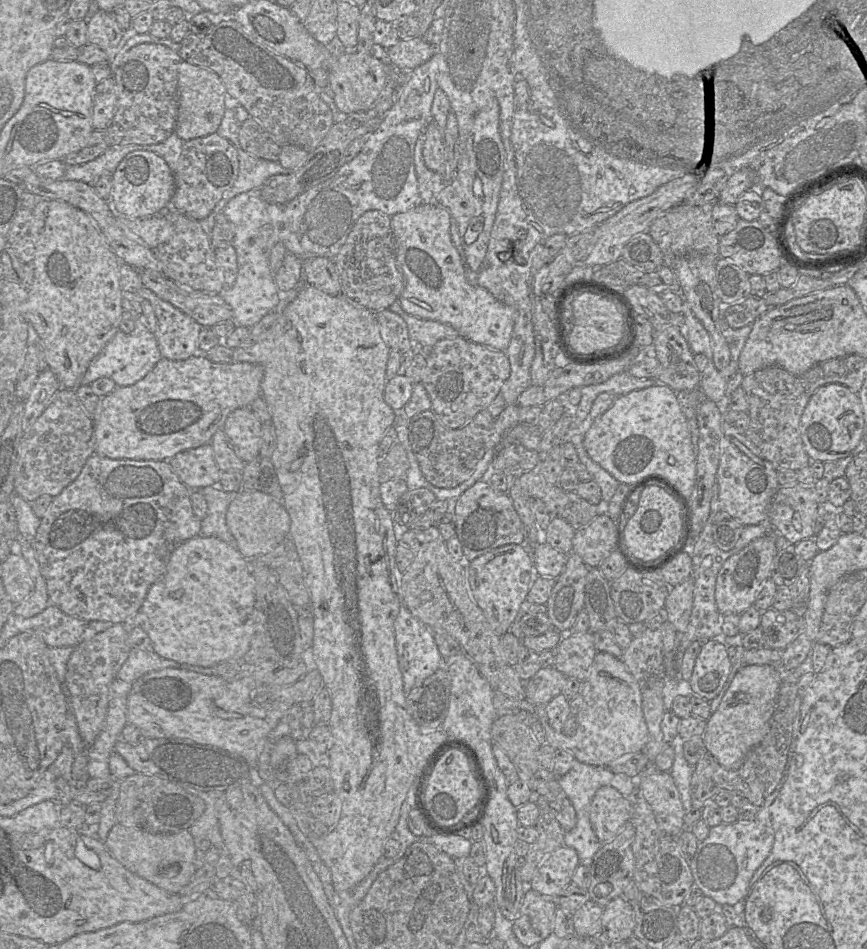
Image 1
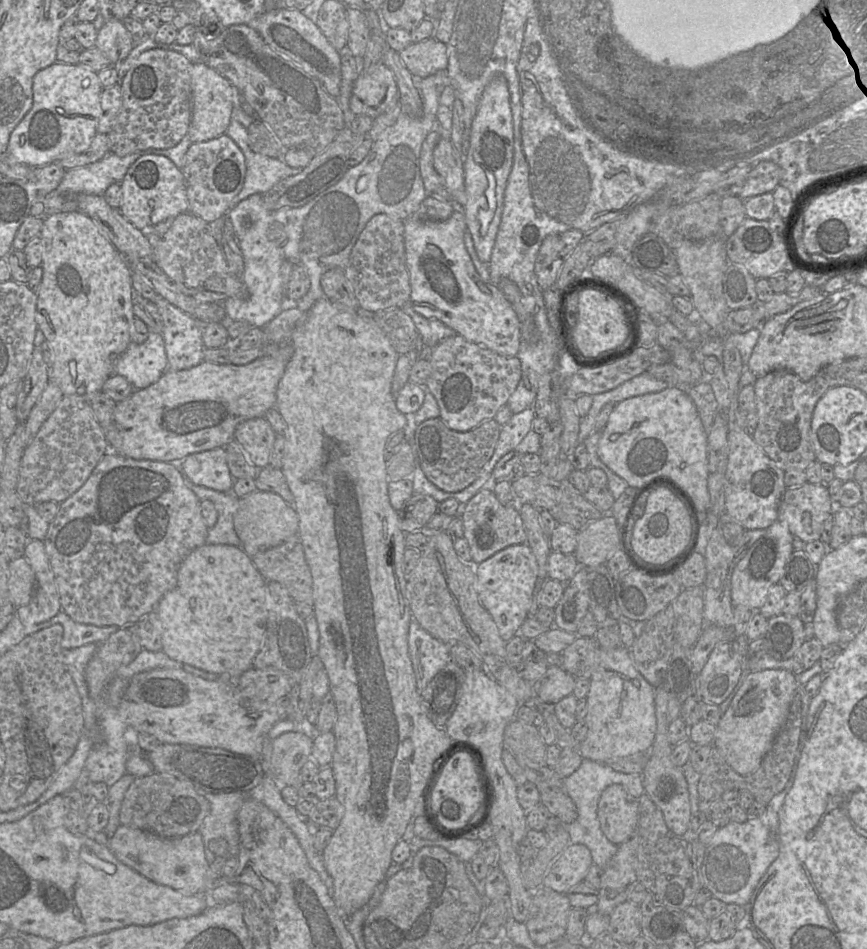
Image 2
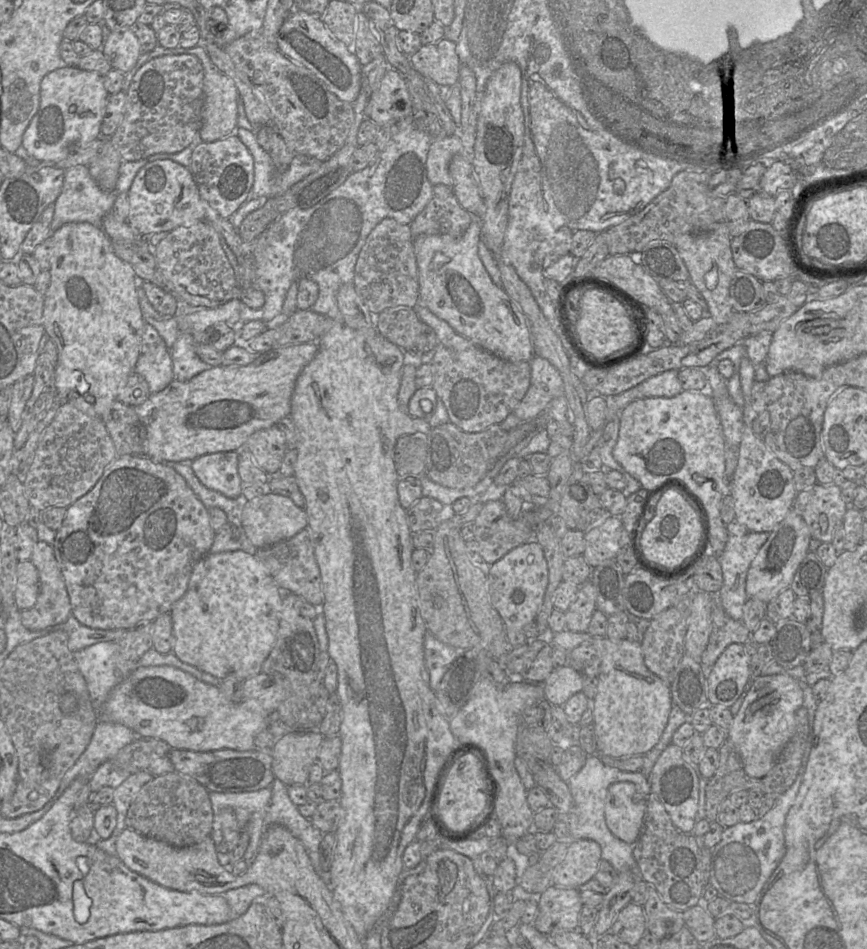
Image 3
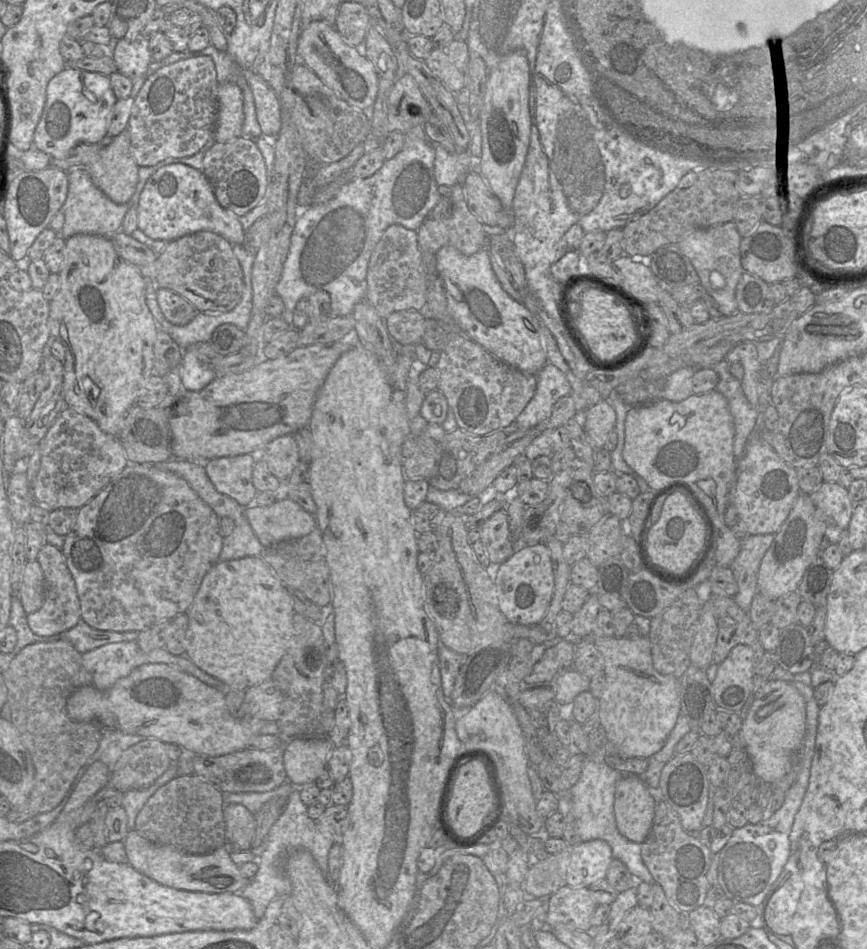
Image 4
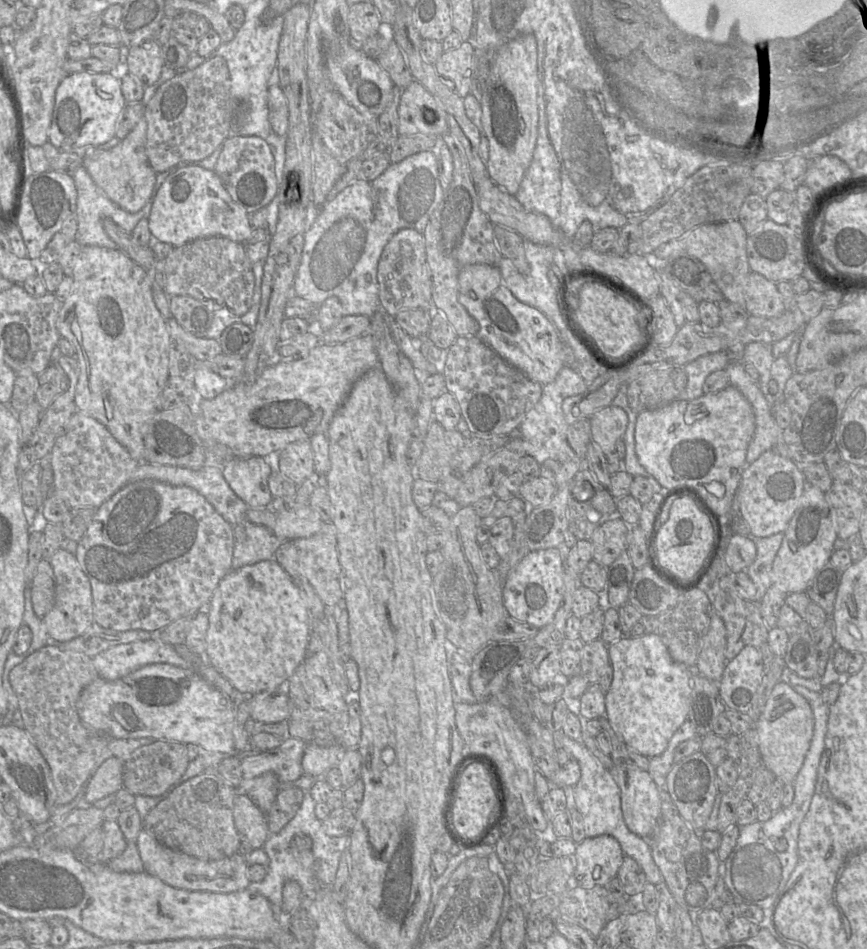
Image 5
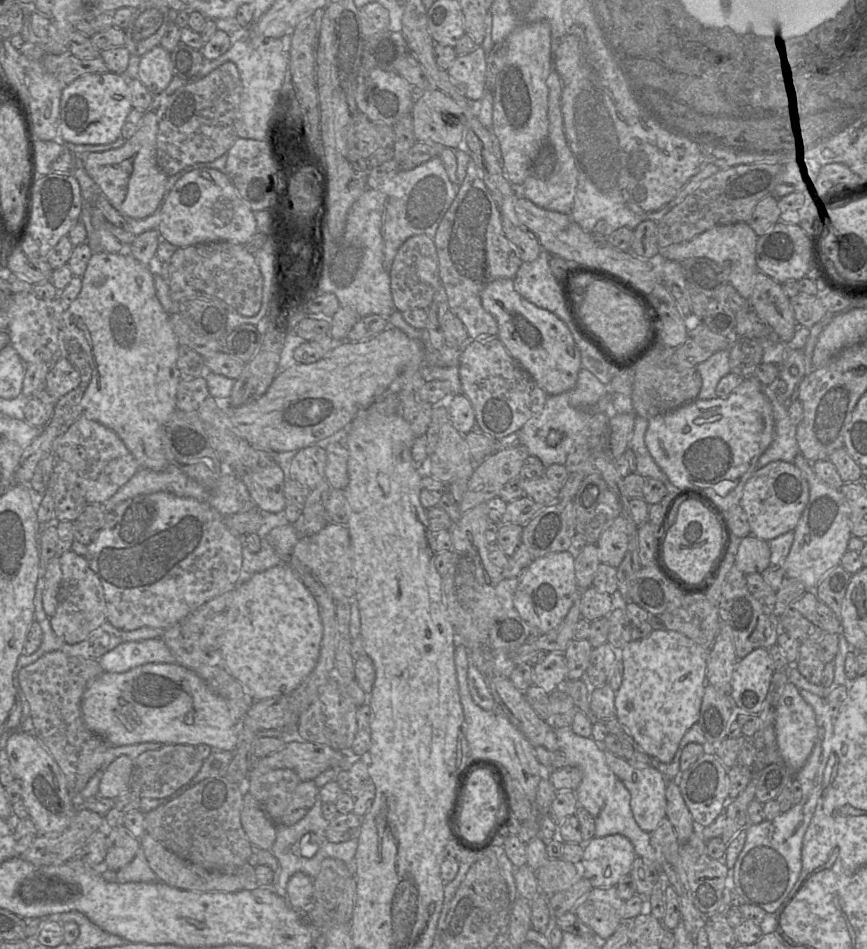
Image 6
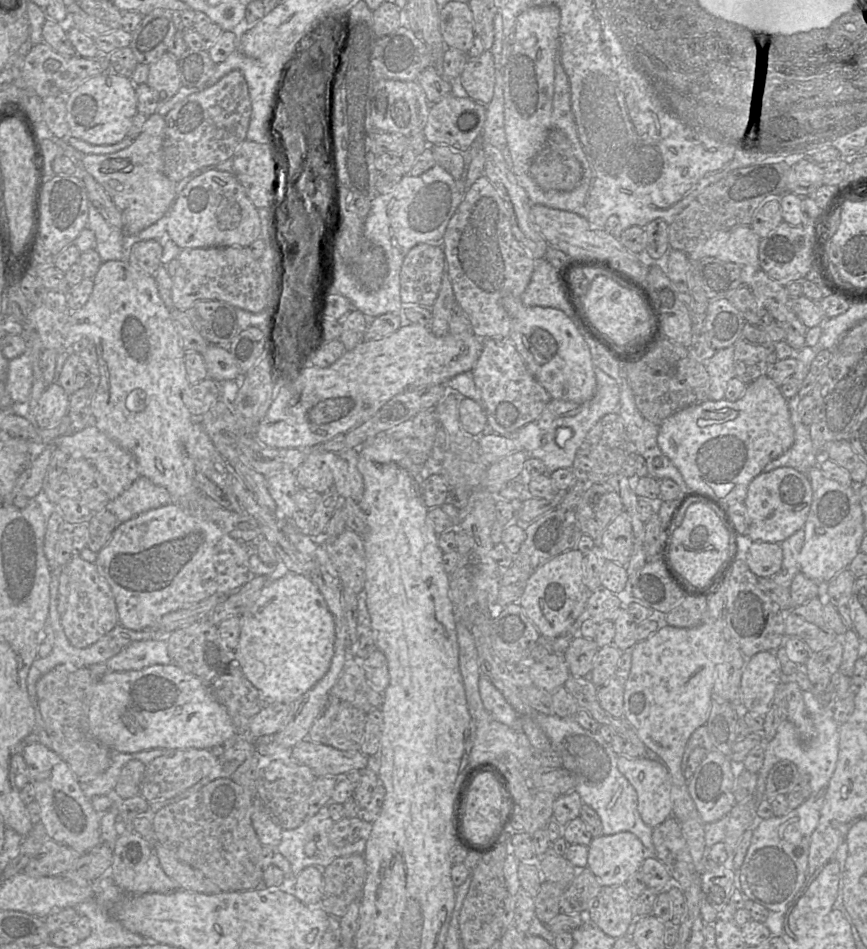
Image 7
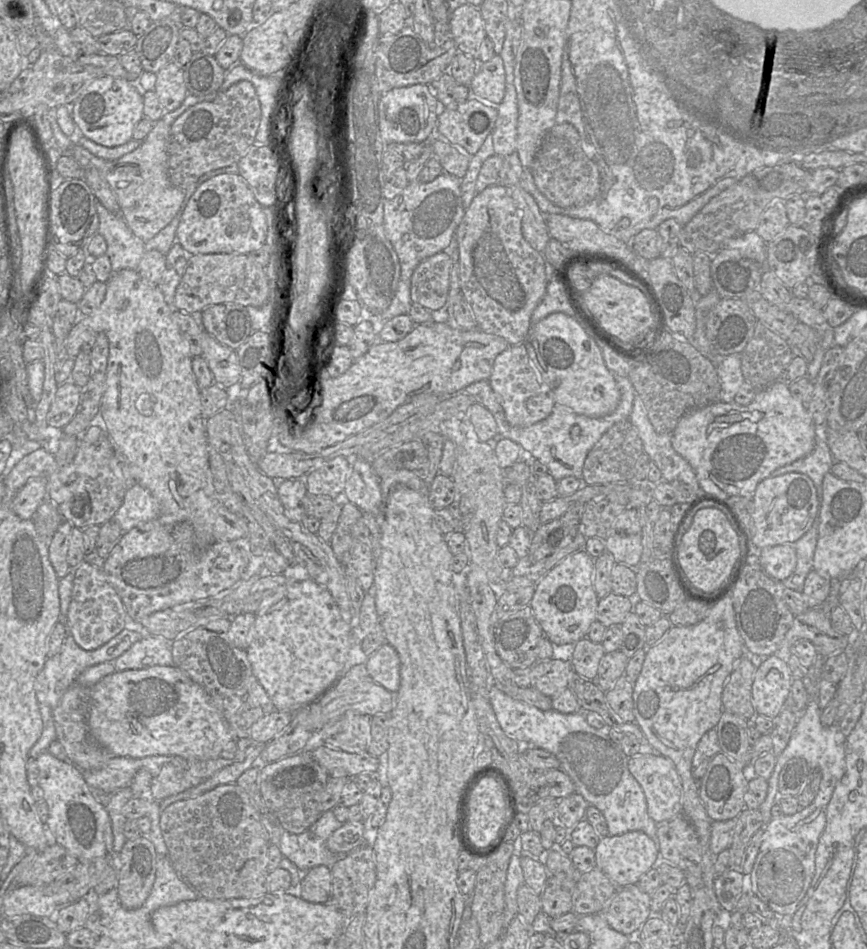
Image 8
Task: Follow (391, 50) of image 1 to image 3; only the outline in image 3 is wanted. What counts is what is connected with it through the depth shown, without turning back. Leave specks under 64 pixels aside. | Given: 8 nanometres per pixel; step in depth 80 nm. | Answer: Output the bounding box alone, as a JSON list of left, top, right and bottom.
[409,38,462,87]

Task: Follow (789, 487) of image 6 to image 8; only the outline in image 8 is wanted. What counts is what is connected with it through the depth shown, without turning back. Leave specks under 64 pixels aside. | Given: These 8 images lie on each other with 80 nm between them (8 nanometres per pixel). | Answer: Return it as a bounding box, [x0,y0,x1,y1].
[748,473,820,549]

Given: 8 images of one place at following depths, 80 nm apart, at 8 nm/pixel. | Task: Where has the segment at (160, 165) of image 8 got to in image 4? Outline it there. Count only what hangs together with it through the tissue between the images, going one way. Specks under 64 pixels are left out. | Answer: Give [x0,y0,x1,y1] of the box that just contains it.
[87,128,139,204]

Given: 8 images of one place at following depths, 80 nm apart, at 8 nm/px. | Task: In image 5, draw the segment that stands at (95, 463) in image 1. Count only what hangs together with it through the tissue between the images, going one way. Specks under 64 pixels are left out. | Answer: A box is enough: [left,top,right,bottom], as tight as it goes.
[74,479,235,633]

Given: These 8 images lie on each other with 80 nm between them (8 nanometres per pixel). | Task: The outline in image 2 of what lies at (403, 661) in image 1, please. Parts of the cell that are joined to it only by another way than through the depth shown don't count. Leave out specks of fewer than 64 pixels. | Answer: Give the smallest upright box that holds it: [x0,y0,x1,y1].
[408,619,451,692]

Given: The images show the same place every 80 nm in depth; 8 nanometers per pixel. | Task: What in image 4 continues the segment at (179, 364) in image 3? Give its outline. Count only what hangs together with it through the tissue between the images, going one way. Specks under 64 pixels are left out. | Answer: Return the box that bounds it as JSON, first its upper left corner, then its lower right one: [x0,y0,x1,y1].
[178,351,218,391]

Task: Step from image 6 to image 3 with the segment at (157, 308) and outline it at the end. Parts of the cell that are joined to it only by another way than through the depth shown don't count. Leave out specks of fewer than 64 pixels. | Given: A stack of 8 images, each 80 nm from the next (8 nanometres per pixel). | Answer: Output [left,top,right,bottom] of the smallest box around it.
[43,222,146,418]

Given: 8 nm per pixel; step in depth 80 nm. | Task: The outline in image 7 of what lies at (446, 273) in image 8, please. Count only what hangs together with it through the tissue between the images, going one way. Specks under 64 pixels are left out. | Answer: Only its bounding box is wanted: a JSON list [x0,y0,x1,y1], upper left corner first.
[399,244,445,308]

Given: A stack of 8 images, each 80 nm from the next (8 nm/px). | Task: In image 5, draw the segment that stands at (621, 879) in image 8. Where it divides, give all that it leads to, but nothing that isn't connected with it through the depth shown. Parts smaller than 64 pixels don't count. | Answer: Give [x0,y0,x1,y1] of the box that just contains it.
[573,835,625,888]

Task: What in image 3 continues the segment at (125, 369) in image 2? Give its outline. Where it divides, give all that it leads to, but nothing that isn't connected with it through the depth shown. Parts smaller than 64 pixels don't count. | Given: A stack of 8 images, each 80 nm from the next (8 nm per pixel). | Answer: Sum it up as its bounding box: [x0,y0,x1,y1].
[134,347,175,393]

